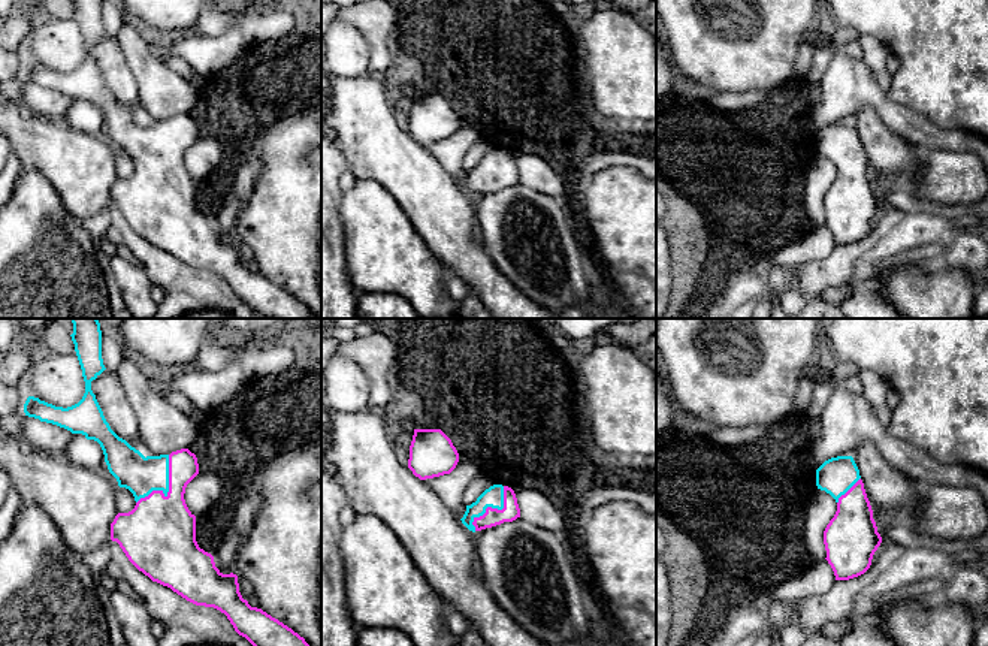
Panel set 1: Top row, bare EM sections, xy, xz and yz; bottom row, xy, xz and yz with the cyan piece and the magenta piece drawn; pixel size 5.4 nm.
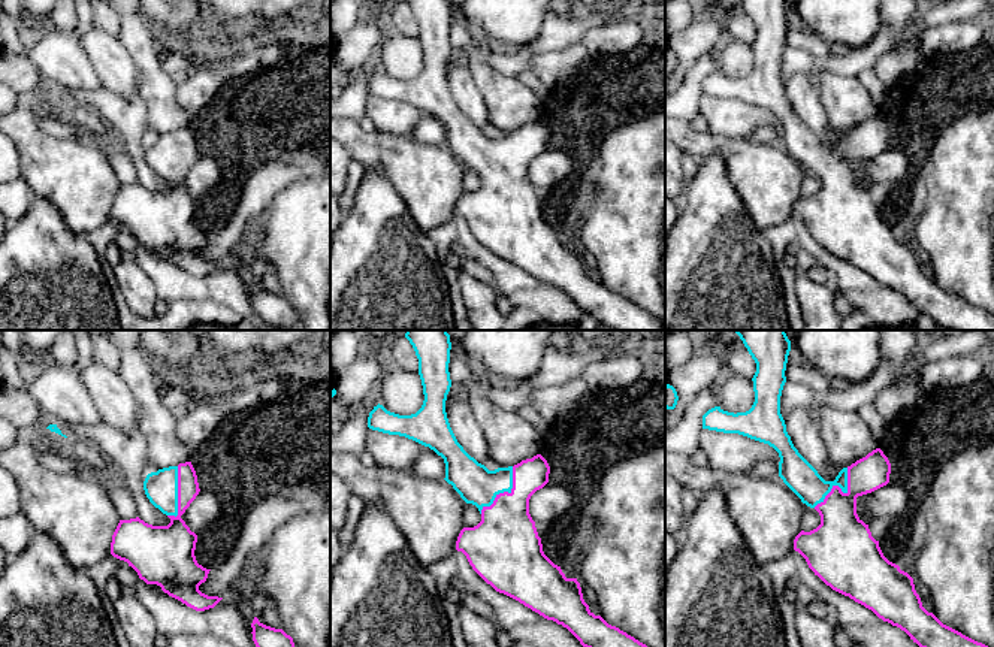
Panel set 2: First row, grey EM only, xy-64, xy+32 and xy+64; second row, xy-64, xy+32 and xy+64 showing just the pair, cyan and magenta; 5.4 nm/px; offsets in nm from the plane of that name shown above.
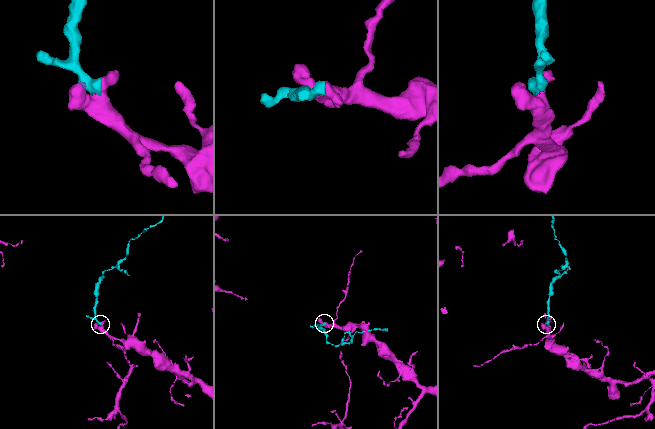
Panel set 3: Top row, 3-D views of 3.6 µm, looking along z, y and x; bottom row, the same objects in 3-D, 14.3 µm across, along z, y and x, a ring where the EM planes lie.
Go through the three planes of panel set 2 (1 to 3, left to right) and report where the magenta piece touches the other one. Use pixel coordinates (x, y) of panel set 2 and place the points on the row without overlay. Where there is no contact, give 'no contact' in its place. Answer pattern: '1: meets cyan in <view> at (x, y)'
1: meets cyan in xy-64 at (177, 157)
2: meets cyan in xy+32 at (505, 156)
3: meets cyan in xy+64 at (840, 153)

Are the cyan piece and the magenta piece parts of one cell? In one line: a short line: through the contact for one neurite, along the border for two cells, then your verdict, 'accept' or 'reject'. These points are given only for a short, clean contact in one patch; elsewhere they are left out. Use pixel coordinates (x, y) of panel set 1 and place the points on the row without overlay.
line xy (141, 141), (168, 154), (160, 163), (159, 199); accept

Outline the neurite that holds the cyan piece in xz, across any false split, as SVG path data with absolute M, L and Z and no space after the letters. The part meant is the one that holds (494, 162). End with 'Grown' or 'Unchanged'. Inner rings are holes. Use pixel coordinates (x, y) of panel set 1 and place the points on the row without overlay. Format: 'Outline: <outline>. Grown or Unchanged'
Outline: M493 150L486 154L475 167L466 170L460 184L472 197L513 187L520 182L516 159L511 153Z. Grown

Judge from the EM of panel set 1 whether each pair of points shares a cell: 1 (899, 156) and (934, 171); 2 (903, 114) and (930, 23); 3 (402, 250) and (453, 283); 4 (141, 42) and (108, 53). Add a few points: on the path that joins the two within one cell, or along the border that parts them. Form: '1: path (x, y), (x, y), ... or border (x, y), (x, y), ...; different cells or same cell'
1: border (925, 153), (921, 171), (909, 189); different cells
2: border (884, 93), (891, 100), (925, 115), (934, 124); different cells
3: border (447, 271), (447, 293), (459, 302); different cells
4: border (115, 36), (127, 68), (136, 81); different cells

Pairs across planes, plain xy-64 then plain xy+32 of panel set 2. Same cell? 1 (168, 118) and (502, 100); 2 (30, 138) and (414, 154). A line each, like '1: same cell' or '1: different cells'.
1: same cell
2: same cell

